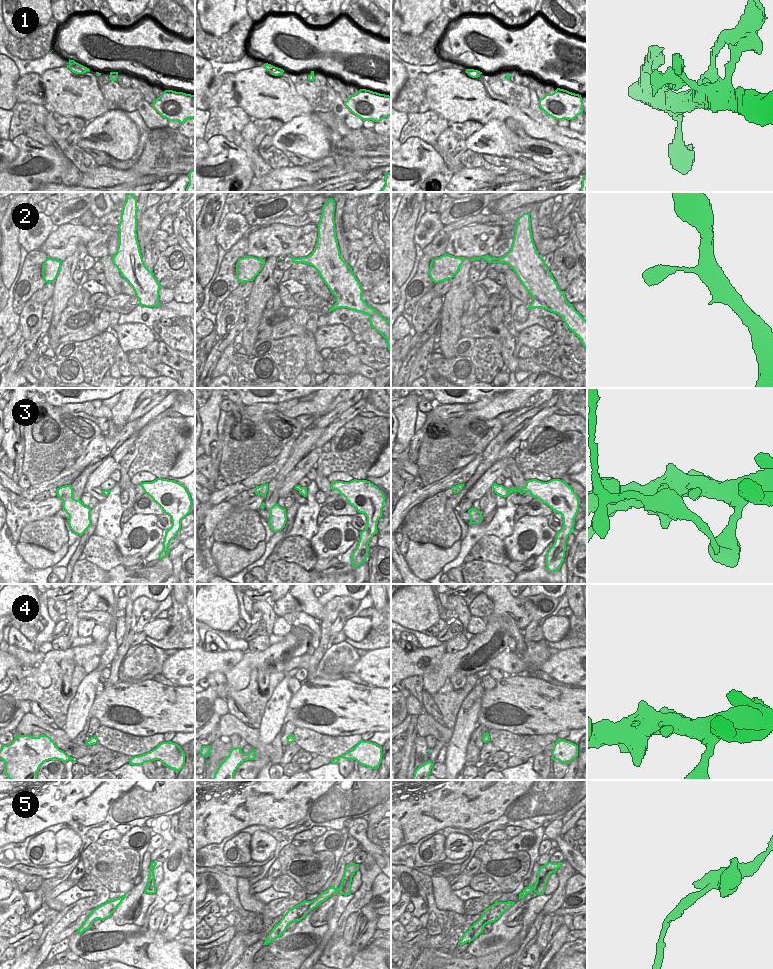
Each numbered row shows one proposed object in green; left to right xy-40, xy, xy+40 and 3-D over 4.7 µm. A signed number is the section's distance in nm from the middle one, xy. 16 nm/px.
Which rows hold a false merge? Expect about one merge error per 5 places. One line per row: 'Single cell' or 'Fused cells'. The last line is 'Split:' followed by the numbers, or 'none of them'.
1: Fused cells
2: Single cell
3: Fused cells
4: Single cell
5: Single cell
Split: 1, 3

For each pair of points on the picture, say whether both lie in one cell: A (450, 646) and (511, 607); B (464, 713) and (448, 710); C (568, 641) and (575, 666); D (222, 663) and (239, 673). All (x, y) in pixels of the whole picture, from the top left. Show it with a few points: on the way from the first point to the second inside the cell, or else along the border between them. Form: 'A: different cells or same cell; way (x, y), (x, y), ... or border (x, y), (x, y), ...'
A: different cells; border (469, 640), (462, 649), (447, 651)
B: different cells; border (469, 691), (462, 702), (455, 726), (452, 729)
C: different cells; border (576, 646), (559, 650)
D: different cells; border (233, 666), (224, 674)

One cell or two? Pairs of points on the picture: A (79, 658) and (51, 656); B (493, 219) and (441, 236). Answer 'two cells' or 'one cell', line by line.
A: one cell
B: one cell

